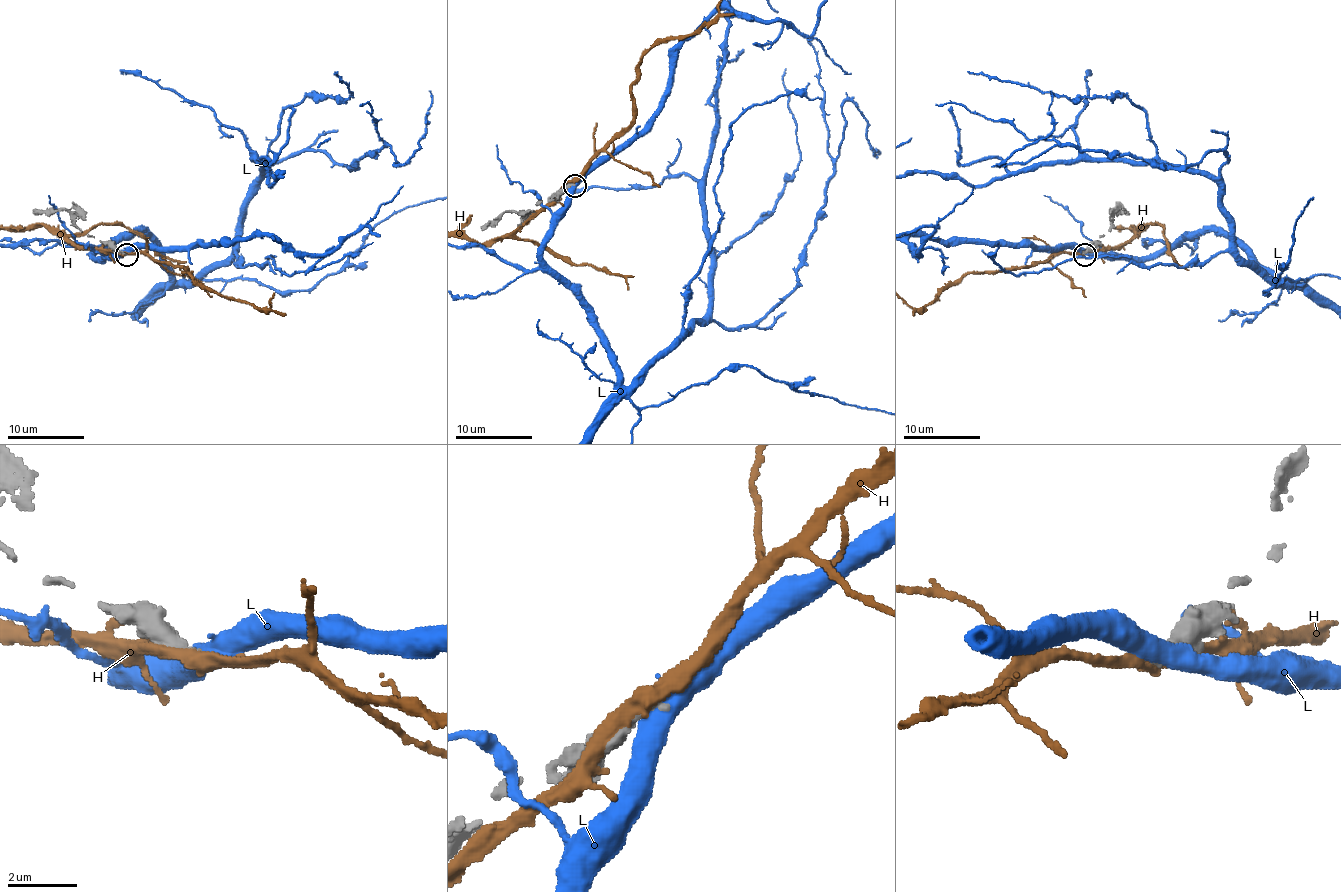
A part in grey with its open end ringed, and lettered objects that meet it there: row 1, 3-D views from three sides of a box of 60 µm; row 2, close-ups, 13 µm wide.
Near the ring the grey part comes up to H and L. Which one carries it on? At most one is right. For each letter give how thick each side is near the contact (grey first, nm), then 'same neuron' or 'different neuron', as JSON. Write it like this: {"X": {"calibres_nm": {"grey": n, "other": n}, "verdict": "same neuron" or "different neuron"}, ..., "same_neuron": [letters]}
{"H": {"calibres_nm": {"grey": 480, "other": 380}, "verdict": "different neuron"}, "L": {"calibres_nm": {"grey": 340, "other": 500}, "verdict": "different neuron"}, "same_neuron": []}

